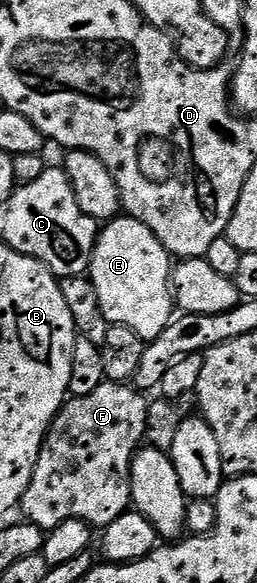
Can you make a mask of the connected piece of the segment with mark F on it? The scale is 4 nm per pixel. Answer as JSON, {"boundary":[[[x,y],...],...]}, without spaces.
{"boundary":[[[109,381],[102,383],[100,389],[88,393],[88,397],[73,397],[63,403],[42,443],[32,481],[22,495],[21,518],[47,533],[55,531],[64,521],[73,519],[89,523],[94,529],[105,529],[109,523],[116,521],[116,517],[131,510],[130,463],[146,438],[149,408],[147,396],[137,387]]]}

